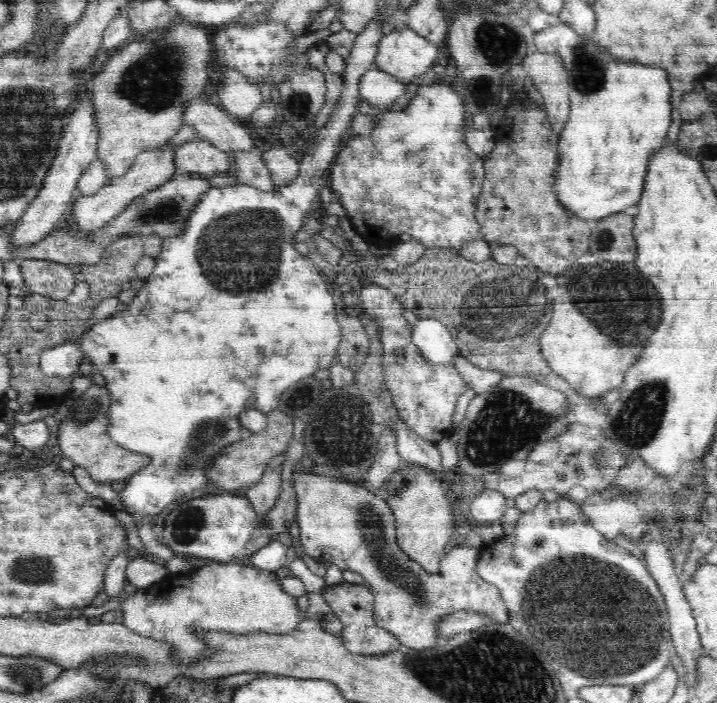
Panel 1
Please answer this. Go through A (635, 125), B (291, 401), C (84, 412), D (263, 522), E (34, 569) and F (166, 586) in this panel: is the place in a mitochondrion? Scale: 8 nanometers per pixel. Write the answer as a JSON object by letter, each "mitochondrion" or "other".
{"A":"other","B":"mitochondrion","C":"mitochondrion","D":"other","E":"mitochondrion","F":"other"}

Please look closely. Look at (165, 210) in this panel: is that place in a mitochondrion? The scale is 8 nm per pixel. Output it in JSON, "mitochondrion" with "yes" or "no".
{"mitochondrion":"yes"}

